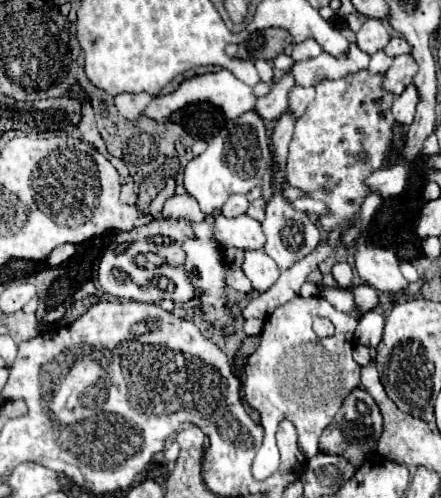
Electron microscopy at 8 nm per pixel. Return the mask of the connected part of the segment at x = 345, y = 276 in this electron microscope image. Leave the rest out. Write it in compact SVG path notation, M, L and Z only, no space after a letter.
M336 263L332 267L332 275L334 275L338 287L342 287L342 289L352 287L352 267L348 263Z

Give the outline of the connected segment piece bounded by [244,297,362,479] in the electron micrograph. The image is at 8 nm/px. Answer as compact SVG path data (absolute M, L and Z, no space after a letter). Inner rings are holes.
M294 297L278 307L264 323L260 347L246 361L244 399L260 413L264 439L256 451L252 475L266 479L276 471L278 459L270 459L270 449L276 449L276 427L288 419L298 431L298 443L306 457L318 453L318 439L332 423L344 397L360 387L360 365L352 359L354 329L358 321L346 313L336 311L324 297ZM316 317L326 317L334 323L334 335L318 337L312 329Z

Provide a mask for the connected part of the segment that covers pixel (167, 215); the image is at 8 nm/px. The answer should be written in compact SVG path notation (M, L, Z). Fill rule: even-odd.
M180 195L180 197L170 197L164 207L162 207L162 217L164 219L190 219L190 221L202 221L204 213L198 209L196 201L190 195Z

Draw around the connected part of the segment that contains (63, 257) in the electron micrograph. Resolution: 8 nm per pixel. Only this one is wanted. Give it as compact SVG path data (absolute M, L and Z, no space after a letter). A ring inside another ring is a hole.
M60 245L60 247L56 247L52 253L50 253L50 257L48 257L48 263L52 265L52 267L56 267L56 265L60 265L60 263L64 263L64 261L68 261L72 255L74 255L74 245Z

